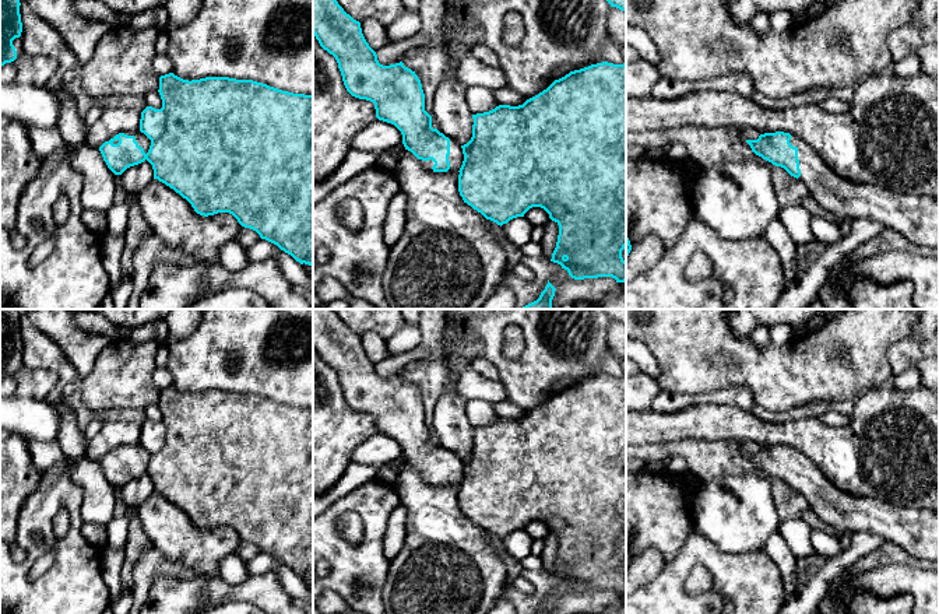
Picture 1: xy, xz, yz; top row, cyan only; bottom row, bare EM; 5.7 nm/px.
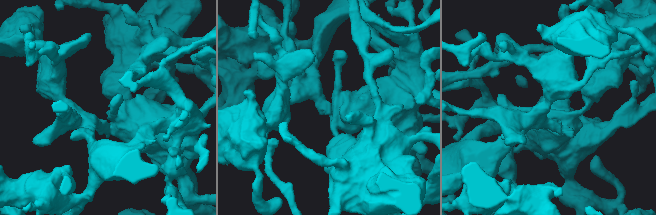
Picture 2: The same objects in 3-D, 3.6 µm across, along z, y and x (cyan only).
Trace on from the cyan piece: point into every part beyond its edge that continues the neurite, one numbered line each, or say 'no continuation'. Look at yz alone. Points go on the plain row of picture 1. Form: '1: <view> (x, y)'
1: yz (915, 530)

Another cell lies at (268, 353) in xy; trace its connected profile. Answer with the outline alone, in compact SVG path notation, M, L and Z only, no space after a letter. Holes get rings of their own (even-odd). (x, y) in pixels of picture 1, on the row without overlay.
M205 309L198 327L169 345L166 369L183 393L229 390L313 408L313 309Z

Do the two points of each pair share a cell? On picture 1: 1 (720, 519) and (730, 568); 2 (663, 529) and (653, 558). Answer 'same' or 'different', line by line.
1: different
2: different

